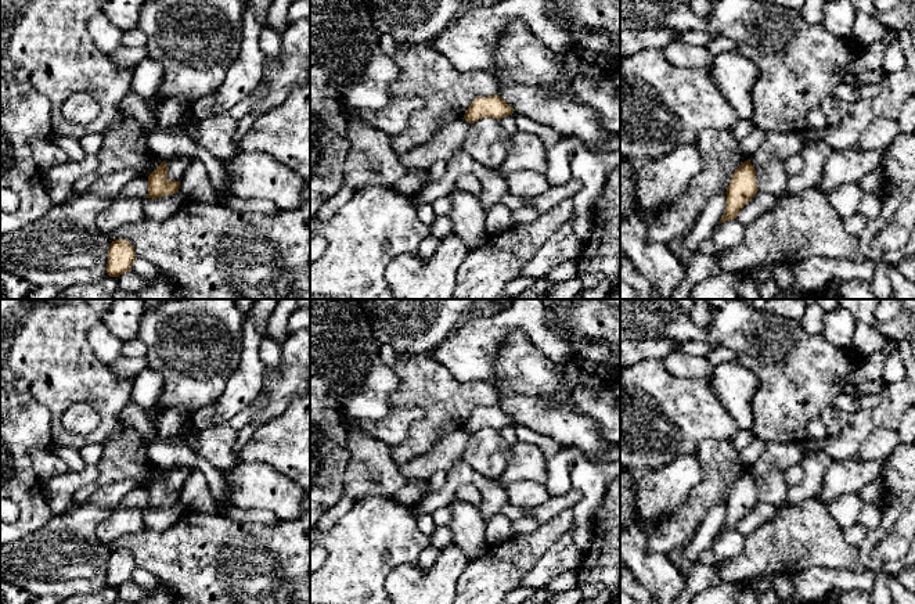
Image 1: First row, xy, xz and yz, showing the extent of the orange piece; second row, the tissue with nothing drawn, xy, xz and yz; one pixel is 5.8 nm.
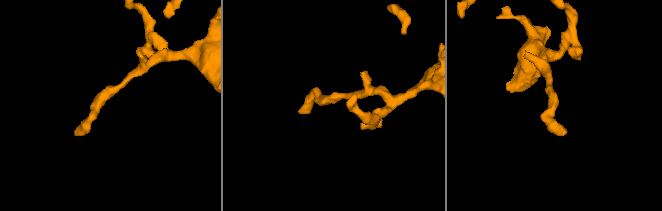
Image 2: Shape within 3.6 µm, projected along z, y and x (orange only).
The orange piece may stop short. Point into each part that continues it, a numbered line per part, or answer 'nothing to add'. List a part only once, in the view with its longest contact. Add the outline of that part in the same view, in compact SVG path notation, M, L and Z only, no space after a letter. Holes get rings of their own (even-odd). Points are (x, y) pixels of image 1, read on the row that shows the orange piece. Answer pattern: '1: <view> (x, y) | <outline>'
nothing to add

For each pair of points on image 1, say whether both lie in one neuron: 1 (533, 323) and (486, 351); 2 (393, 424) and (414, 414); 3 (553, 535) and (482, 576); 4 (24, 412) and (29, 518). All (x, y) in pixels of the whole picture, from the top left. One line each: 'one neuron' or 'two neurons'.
1: one neuron
2: one neuron
3: one neuron
4: one neuron

